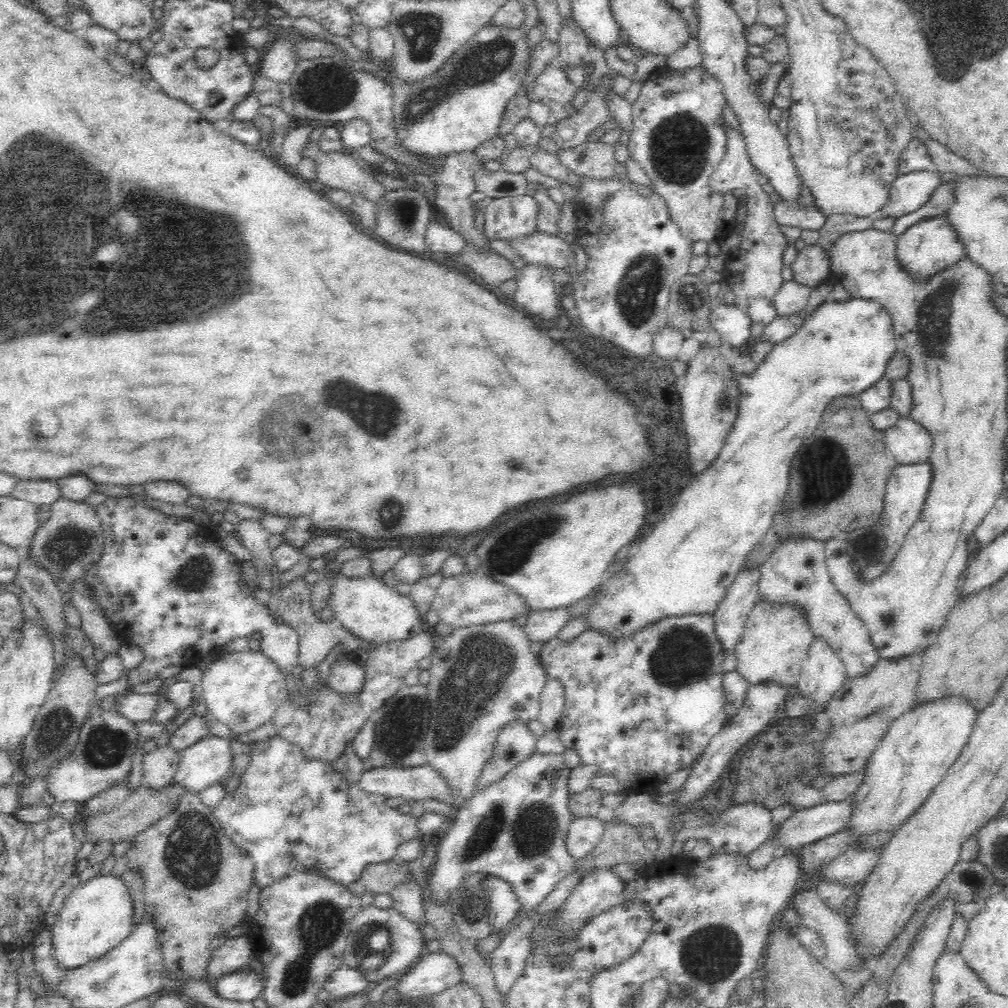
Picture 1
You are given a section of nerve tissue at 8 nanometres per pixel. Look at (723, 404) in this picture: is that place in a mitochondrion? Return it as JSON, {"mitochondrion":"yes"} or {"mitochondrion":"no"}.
{"mitochondrion":"yes"}

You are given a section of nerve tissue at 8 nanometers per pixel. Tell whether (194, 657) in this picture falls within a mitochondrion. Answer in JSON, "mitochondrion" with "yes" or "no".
{"mitochondrion":"no"}

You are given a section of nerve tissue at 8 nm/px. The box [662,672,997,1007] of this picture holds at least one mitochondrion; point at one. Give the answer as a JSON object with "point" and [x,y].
{"point":[710,953]}

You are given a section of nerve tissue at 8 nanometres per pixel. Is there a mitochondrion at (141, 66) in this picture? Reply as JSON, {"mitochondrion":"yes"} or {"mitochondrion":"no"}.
{"mitochondrion":"no"}

